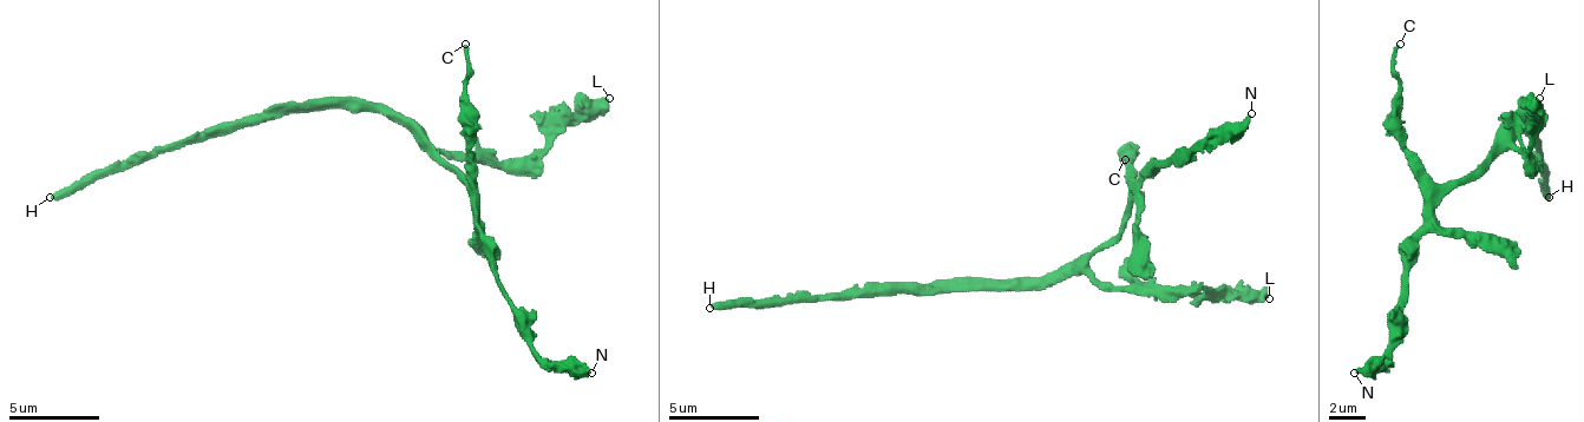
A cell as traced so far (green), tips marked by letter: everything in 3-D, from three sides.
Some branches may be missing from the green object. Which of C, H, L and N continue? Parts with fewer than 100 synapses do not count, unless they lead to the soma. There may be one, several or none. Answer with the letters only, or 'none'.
H

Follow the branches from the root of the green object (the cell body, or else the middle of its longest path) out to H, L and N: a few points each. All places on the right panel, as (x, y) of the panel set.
H: (1517, 120), (1526, 107), (1526, 125), (1539, 160), (1539, 184), (1549, 197)
L: (1517, 120), (1517, 143), (1530, 160), (1530, 107), (1539, 98)
N: (1517, 120), (1440, 202), (1435, 224), (1418, 242), (1404, 337), (1354, 373)

